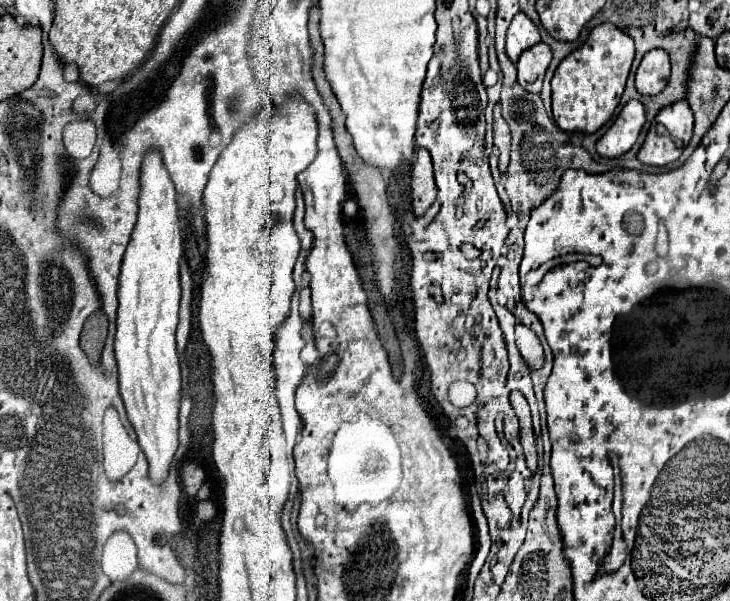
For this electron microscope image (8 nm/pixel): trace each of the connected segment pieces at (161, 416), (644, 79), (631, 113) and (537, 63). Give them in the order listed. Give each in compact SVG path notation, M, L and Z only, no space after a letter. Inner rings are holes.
M148 152L142 162L140 172L140 212L138 222L132 234L132 240L126 248L120 290L118 290L118 330L116 330L116 362L120 372L120 394L128 412L128 420L138 434L138 444L144 450L150 476L154 480L164 480L168 466L178 448L178 406L180 406L180 364L176 354L176 326L178 326L178 306L180 306L180 258L182 258L182 230L178 218L178 204L174 184L162 164L160 152Z
M654 48L644 54L636 70L636 90L640 94L654 96L658 94L670 78L670 58L664 50Z
M628 100L624 104L620 116L614 120L614 124L598 140L598 144L596 144L598 154L606 156L606 158L616 158L616 156L626 154L632 148L632 144L636 142L644 122L646 122L644 106L638 100Z
M538 42L536 46L528 48L518 60L518 82L530 92L540 92L546 68L552 60L552 50L546 42Z

